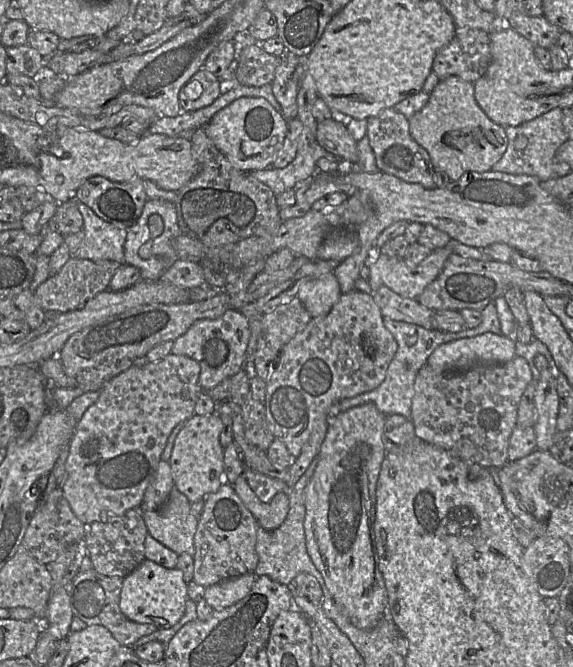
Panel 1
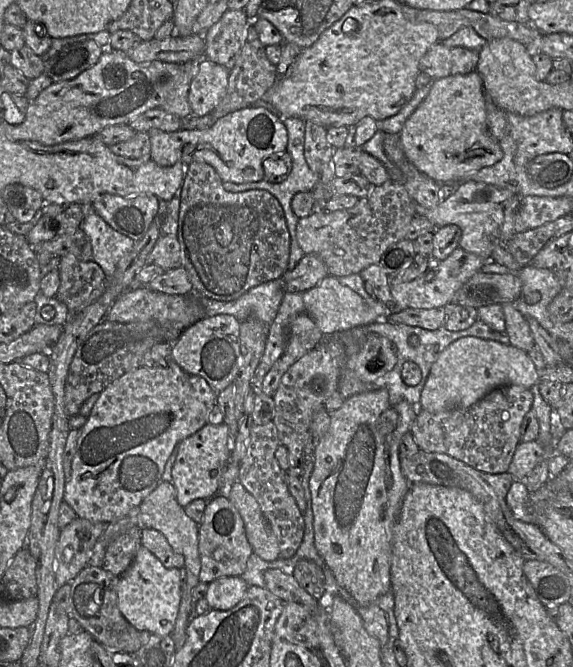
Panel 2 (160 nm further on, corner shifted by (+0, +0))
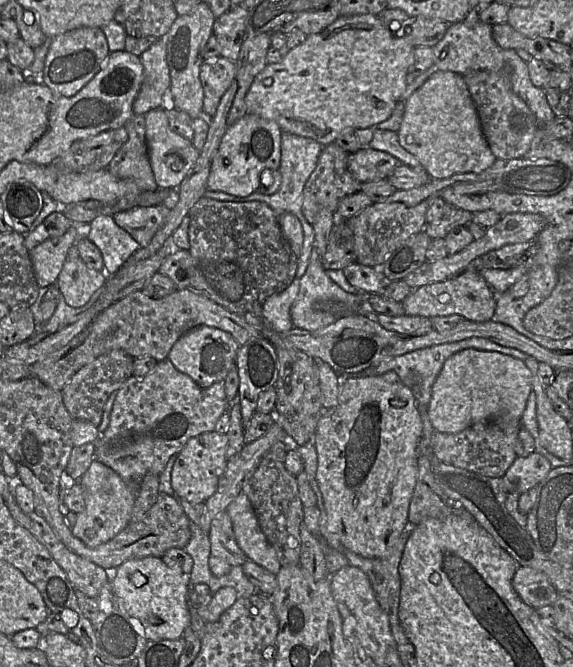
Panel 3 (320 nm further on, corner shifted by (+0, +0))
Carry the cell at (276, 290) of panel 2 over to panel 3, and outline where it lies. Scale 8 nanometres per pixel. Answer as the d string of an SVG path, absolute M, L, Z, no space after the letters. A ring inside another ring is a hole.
M295 277L286 289L270 295L263 303L263 317L274 331L286 332L294 327L290 310L298 295L299 286L300 278Z

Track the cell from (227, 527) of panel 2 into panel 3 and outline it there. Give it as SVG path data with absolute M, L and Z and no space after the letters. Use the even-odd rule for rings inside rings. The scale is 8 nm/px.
M226 511L218 513L212 520L208 537L208 565L214 576L221 577L233 566L242 565L248 560L236 542L232 521Z

